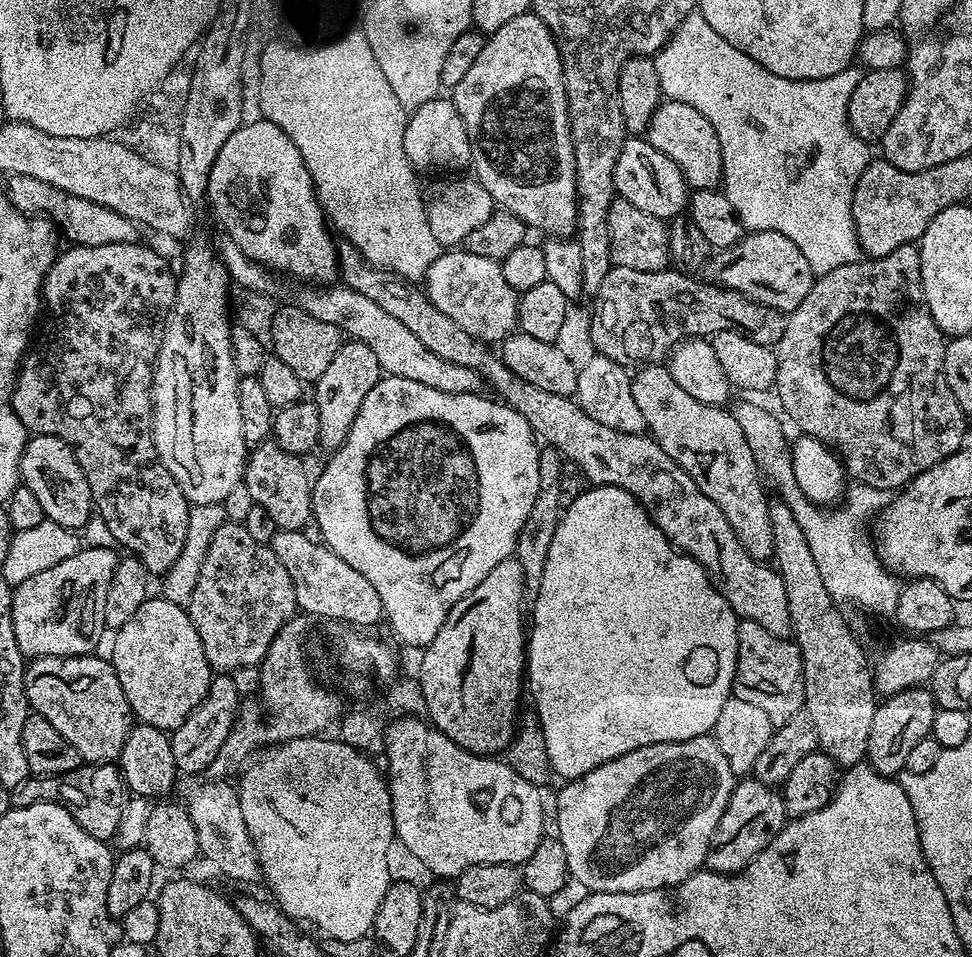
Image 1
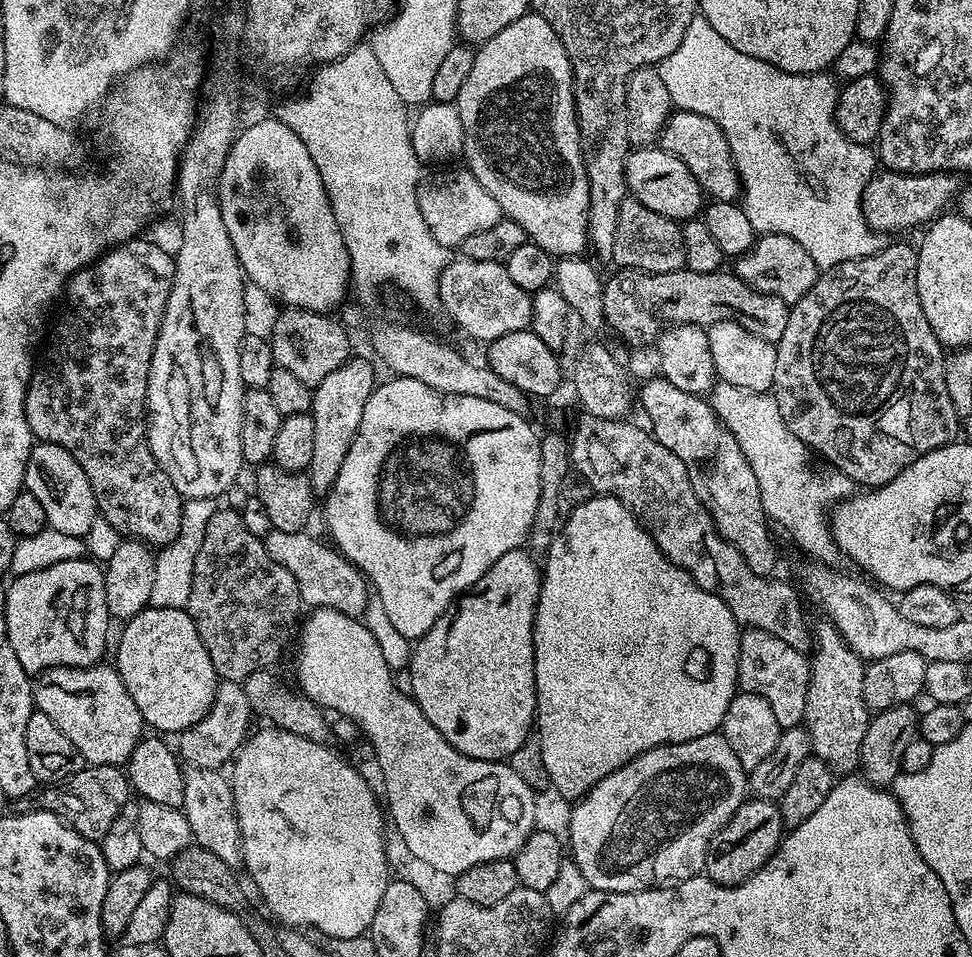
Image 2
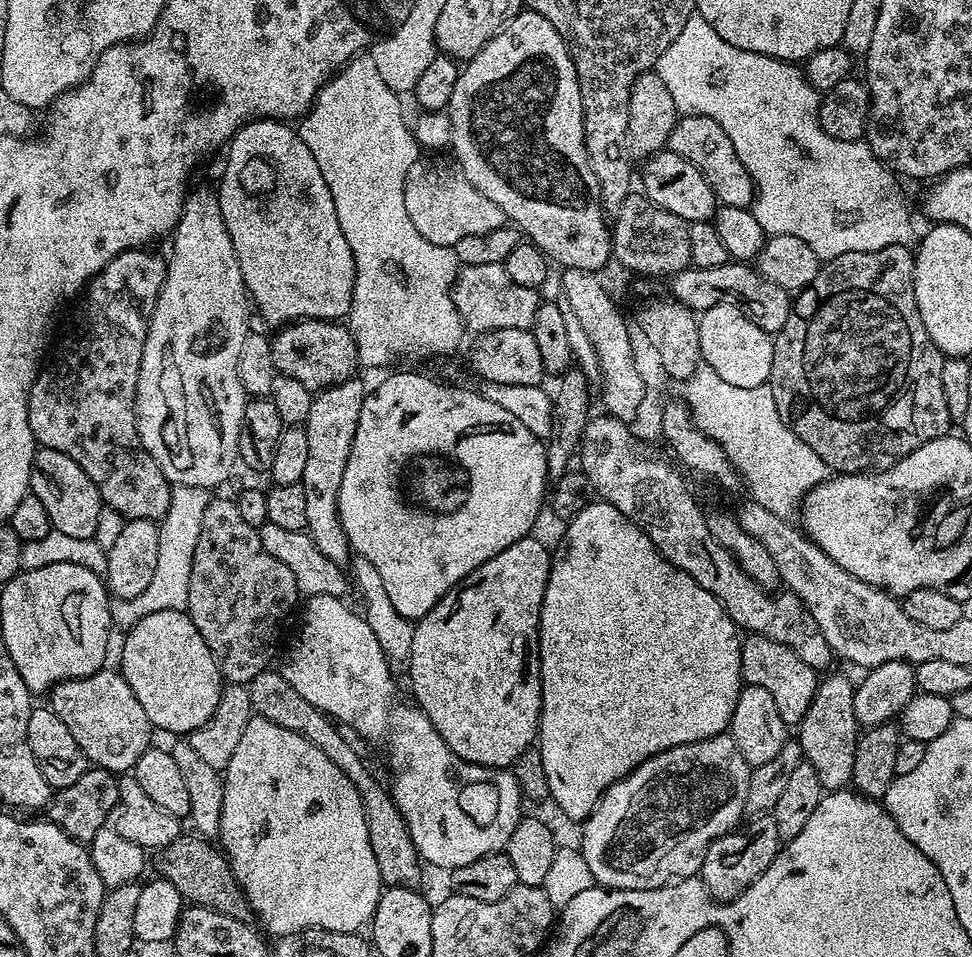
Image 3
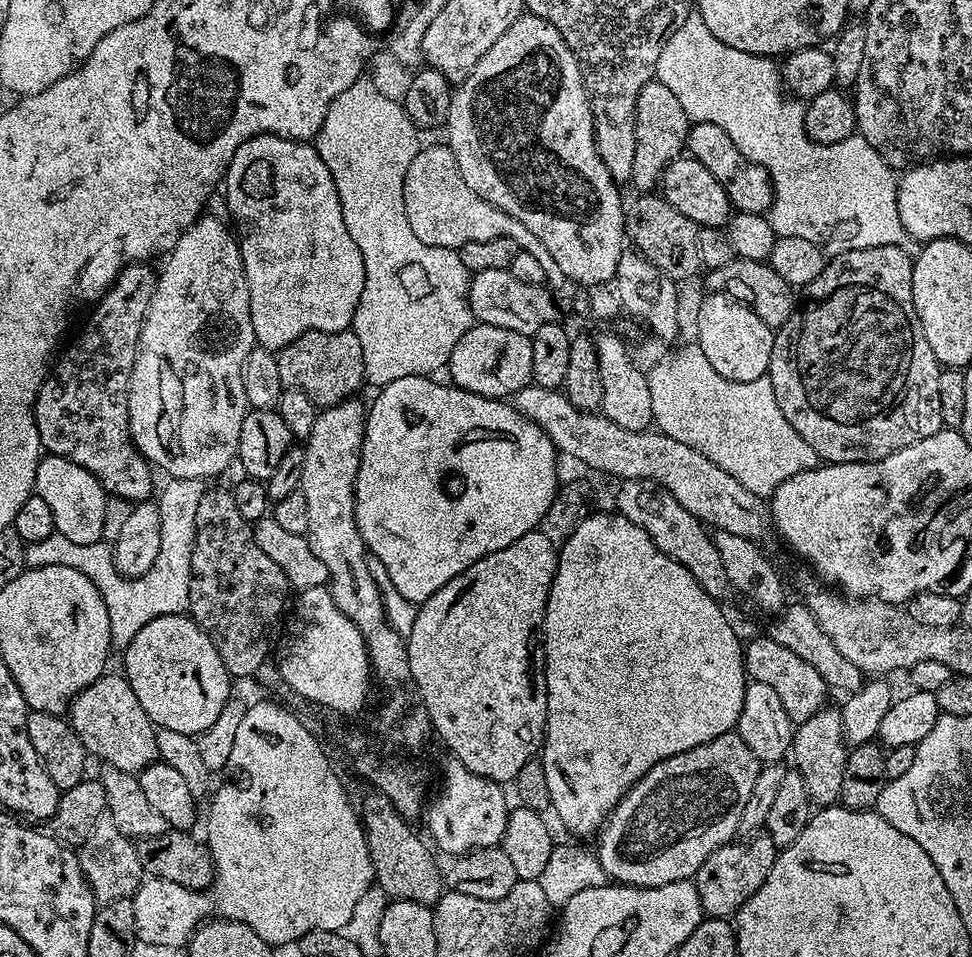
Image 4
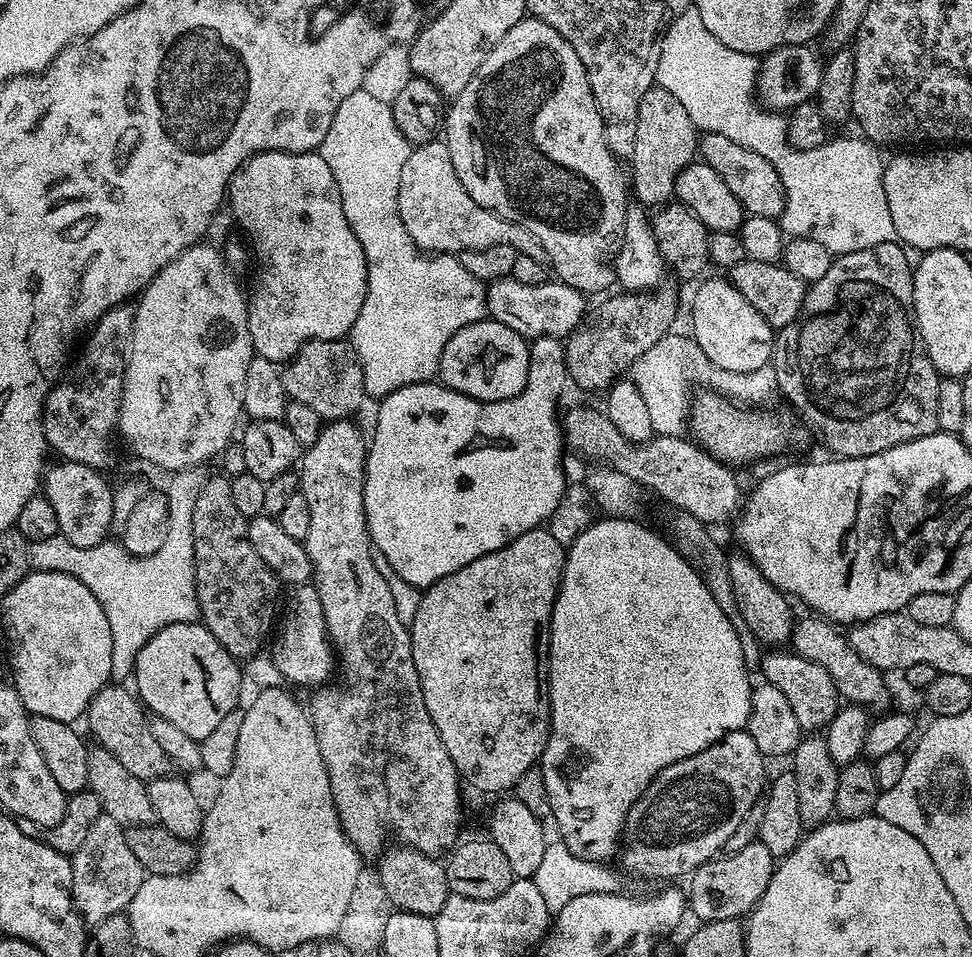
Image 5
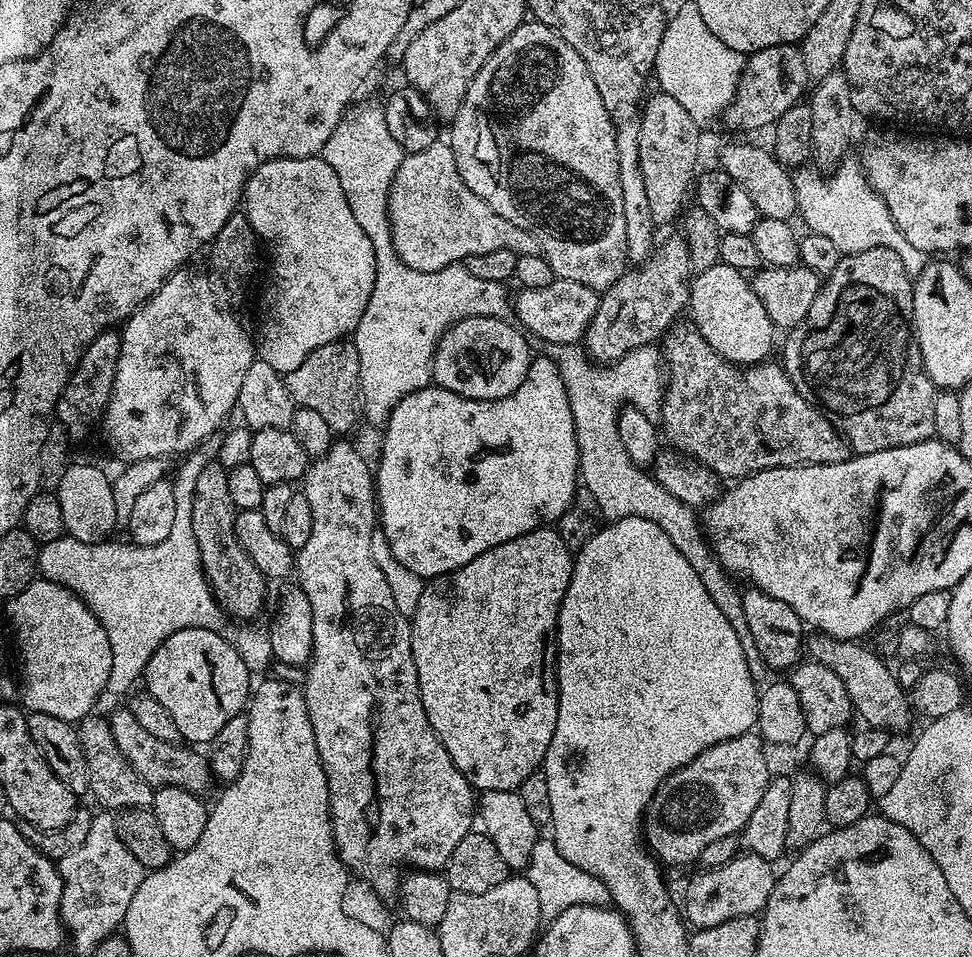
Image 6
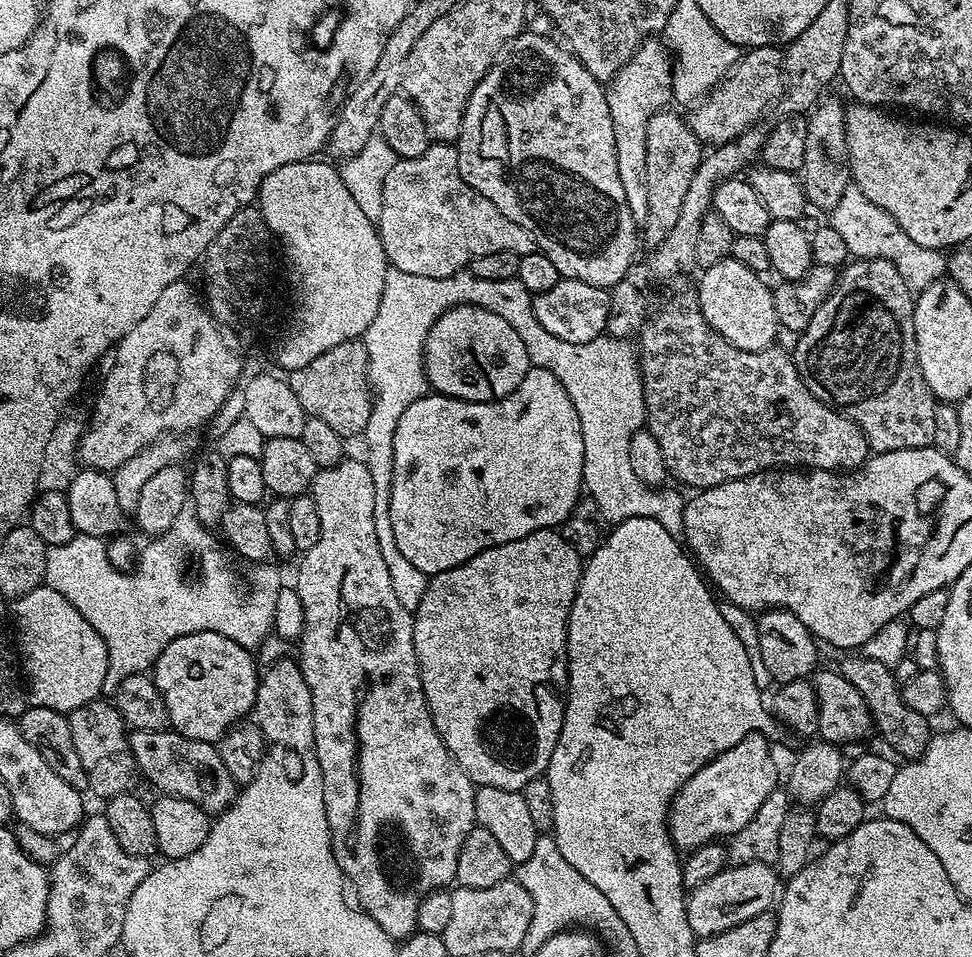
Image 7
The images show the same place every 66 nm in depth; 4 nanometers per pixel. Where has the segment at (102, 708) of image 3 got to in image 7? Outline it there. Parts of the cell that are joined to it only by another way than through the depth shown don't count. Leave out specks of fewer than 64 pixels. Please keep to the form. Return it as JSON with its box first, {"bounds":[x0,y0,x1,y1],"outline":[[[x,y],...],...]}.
{"bounds":[128,730,238,814],"outline":[[[135,730],[129,735],[128,745],[139,775],[145,776],[157,793],[186,798],[186,802],[194,802],[194,806],[209,814],[225,812],[238,795],[238,785],[230,778],[215,743],[195,740],[175,730]]]}

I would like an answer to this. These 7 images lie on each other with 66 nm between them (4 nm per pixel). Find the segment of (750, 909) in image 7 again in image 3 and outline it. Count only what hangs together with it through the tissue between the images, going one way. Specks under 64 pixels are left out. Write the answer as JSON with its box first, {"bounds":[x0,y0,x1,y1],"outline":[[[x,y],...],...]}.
{"bounds":[698,815,782,902],"outline":[[[771,815],[753,816],[747,822],[716,839],[702,858],[698,879],[712,897],[721,902],[742,894],[742,890],[753,884],[764,873],[766,866],[774,862],[782,847],[778,826],[774,826]]]}

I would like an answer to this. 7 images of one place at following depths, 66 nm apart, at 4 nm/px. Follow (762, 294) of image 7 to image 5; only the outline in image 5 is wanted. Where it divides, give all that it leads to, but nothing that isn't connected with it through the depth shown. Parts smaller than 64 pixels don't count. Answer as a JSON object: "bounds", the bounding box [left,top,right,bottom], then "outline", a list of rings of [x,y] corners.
{"bounds":[690,278,774,372],"outline":[[[704,278],[695,285],[696,293],[692,296],[692,329],[690,335],[702,346],[702,354],[710,358],[715,368],[734,370],[735,372],[753,372],[759,368],[769,367],[774,347],[774,329],[768,325],[766,318],[746,302],[743,294],[732,285],[731,279],[708,280]]]}

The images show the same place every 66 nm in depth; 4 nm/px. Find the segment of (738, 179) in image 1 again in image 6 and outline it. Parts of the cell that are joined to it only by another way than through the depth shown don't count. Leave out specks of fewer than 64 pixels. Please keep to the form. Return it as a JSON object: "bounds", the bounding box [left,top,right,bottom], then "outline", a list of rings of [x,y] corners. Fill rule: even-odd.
{"bounds":[654,2,930,278],"outline":[[[689,2],[682,6],[682,10],[678,10],[678,14],[674,14],[674,18],[670,18],[670,26],[666,26],[662,34],[654,65],[654,80],[660,83],[657,84],[659,91],[670,94],[670,98],[678,98],[679,104],[686,109],[686,114],[690,114],[690,118],[694,118],[701,126],[707,126],[711,120],[719,121],[724,109],[732,103],[740,75],[744,73],[745,59],[745,53],[730,50],[726,42],[722,42],[706,27],[706,22],[702,22],[702,14],[698,14],[698,6],[695,2]],[[851,158],[845,159],[843,163],[835,169],[836,172],[829,178],[828,184],[816,172],[804,172],[808,170],[800,170],[795,173],[796,181],[796,206],[798,209],[799,219],[804,219],[805,229],[808,232],[817,232],[818,234],[826,234],[826,238],[830,238],[830,242],[834,242],[834,246],[838,246],[841,254],[850,252],[861,252],[862,250],[874,250],[875,248],[889,248],[894,250],[894,254],[898,254],[898,258],[902,258],[902,266],[906,266],[908,275],[915,278],[930,263],[929,253],[918,250],[918,246],[910,246],[910,242],[906,242],[906,238],[902,234],[902,230],[892,219],[890,210],[886,206],[886,202],[882,202],[882,198],[868,184],[868,178],[864,174],[864,169],[859,163],[856,164]]]}

